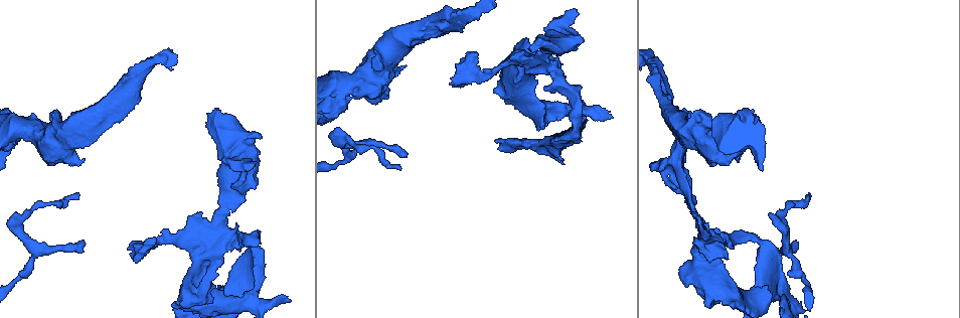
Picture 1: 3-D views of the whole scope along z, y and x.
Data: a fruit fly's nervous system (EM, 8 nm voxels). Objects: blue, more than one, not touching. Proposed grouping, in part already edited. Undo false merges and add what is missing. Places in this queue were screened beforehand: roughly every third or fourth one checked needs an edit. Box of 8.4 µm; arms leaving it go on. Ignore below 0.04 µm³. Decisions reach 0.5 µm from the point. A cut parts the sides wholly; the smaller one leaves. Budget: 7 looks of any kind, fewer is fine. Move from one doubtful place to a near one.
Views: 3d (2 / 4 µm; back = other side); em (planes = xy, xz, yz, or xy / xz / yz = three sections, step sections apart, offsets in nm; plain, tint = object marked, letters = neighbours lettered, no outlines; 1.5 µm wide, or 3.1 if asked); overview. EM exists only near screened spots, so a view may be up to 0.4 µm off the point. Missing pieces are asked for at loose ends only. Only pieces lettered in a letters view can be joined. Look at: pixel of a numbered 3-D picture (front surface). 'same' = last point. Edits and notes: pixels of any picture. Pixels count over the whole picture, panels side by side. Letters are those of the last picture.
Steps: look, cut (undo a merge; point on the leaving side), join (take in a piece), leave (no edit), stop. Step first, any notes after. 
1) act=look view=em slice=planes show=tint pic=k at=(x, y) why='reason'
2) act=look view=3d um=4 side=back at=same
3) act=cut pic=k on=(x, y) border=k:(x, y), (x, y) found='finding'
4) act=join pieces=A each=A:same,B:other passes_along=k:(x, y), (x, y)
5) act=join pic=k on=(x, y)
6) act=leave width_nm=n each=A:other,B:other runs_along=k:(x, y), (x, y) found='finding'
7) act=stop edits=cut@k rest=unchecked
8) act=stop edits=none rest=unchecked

act=look view=em slice=yz step=4 show=letters pic=1 at=(612, 118) why='free end'

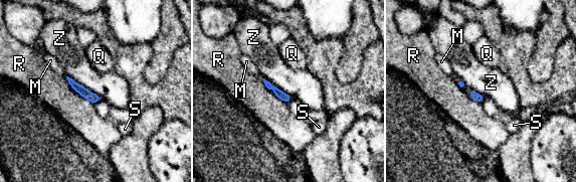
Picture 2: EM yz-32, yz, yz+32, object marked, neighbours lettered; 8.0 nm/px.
act=leave each=M:other,Q:other,R:other,S:other,Z:other border=2:(66, 75), (103, 99) found='none of them fits'

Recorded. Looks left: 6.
act=look view=3d um=2 side=back pic=1 at=(691, 112) why='branch stops here'

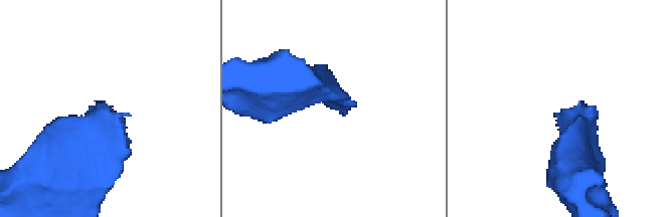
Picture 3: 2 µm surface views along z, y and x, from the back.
act=look view=em slice=yz step=4 show=tint pic=3 at=(346, 114)

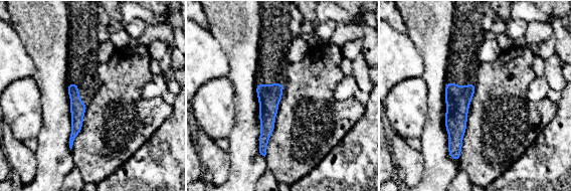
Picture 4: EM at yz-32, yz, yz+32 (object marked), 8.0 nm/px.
act=look view=em slice=planes show=letters at=same why='another direction'

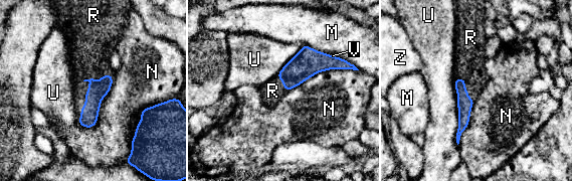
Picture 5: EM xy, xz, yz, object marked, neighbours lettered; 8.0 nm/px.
act=join pieces=R each=M:other,N:other,R:same,U:other,V:other,Z:other found='it goes on there'

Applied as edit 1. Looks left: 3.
act=look view=overview why='see it whole again'

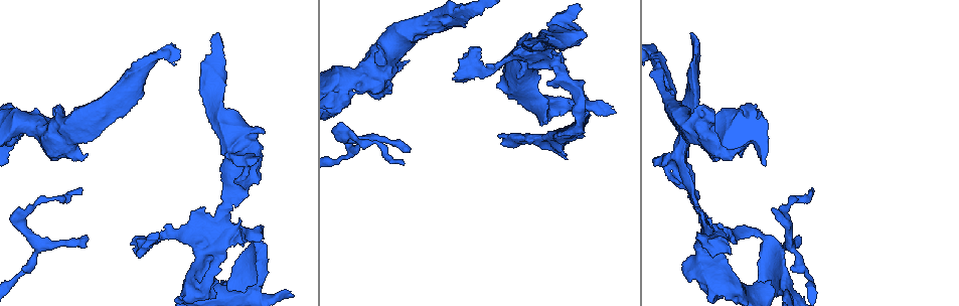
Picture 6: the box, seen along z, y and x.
act=look view=3d um=2 side=back pic=6 at=(812, 188) why='thin end'

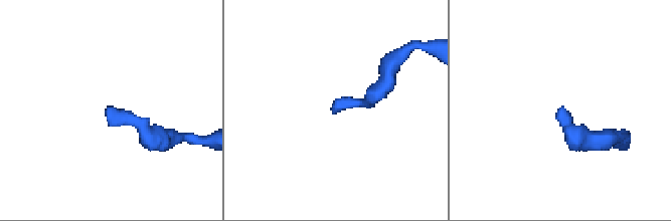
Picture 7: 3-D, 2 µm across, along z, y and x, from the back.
act=look view=em slice=planes show=letters pic=7 at=(336, 109)

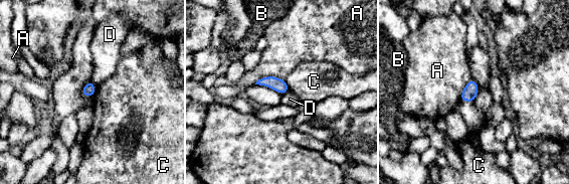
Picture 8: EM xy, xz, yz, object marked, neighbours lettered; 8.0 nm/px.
act=leave each=A:other,B:other,C:other,D:other border=8:(90, 79), (96, 88) found='none of them fits'

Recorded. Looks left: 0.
act=stop edits=join@5 rest=unchecked

